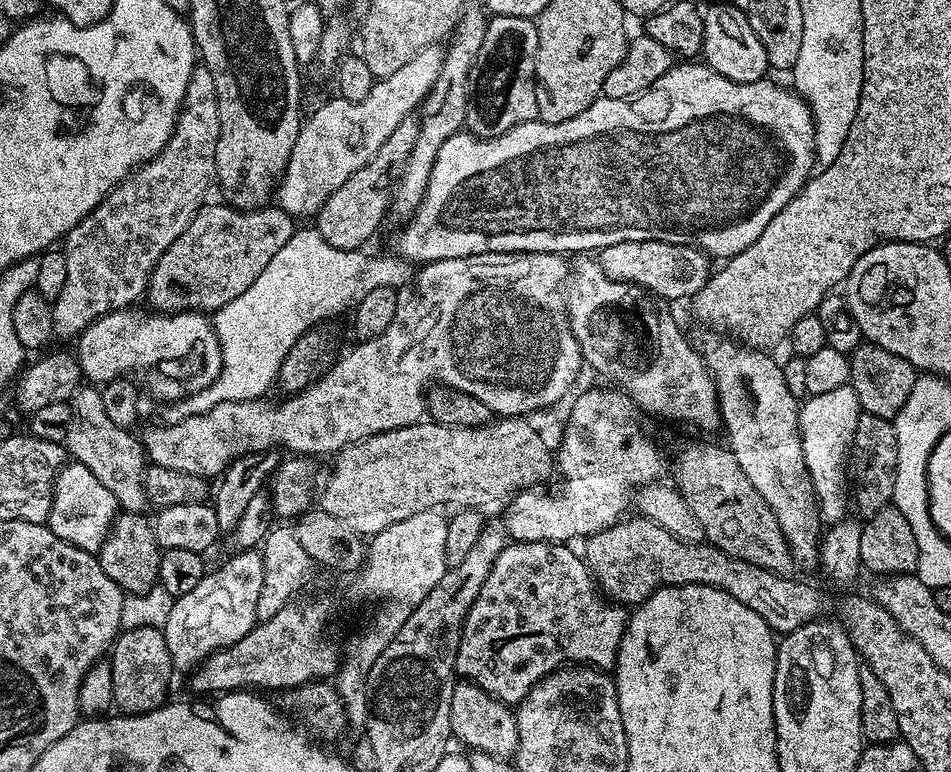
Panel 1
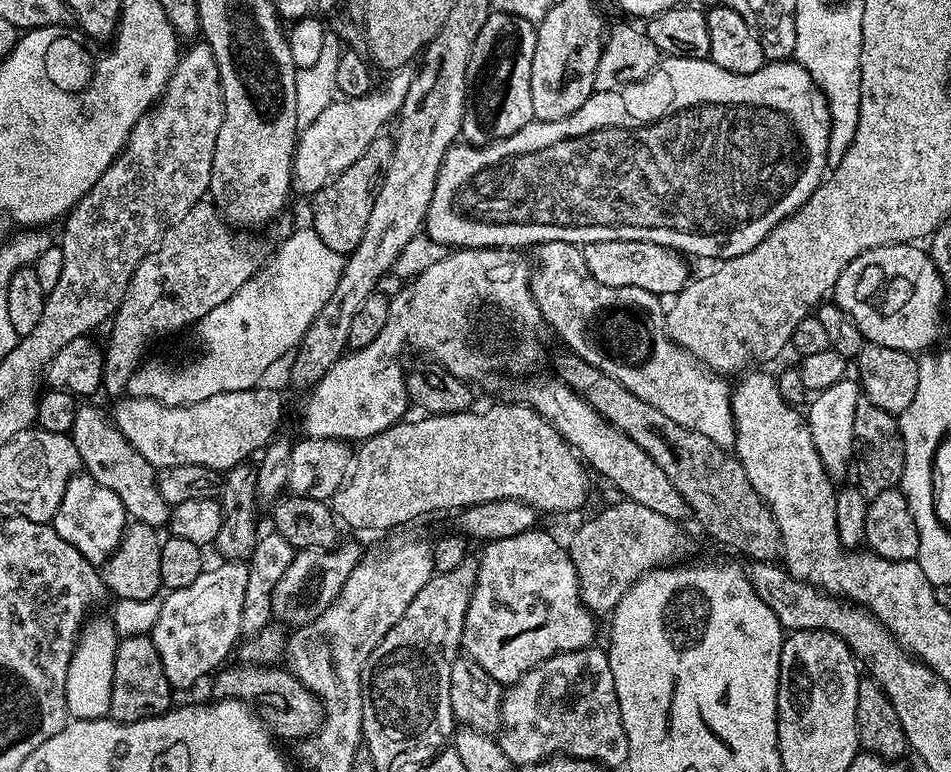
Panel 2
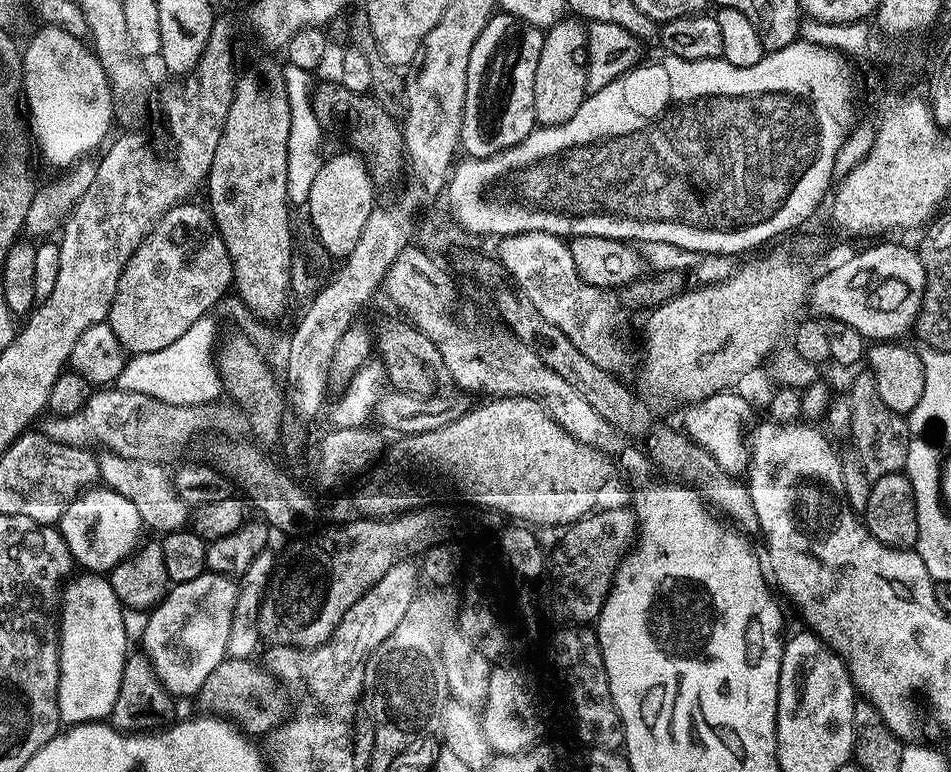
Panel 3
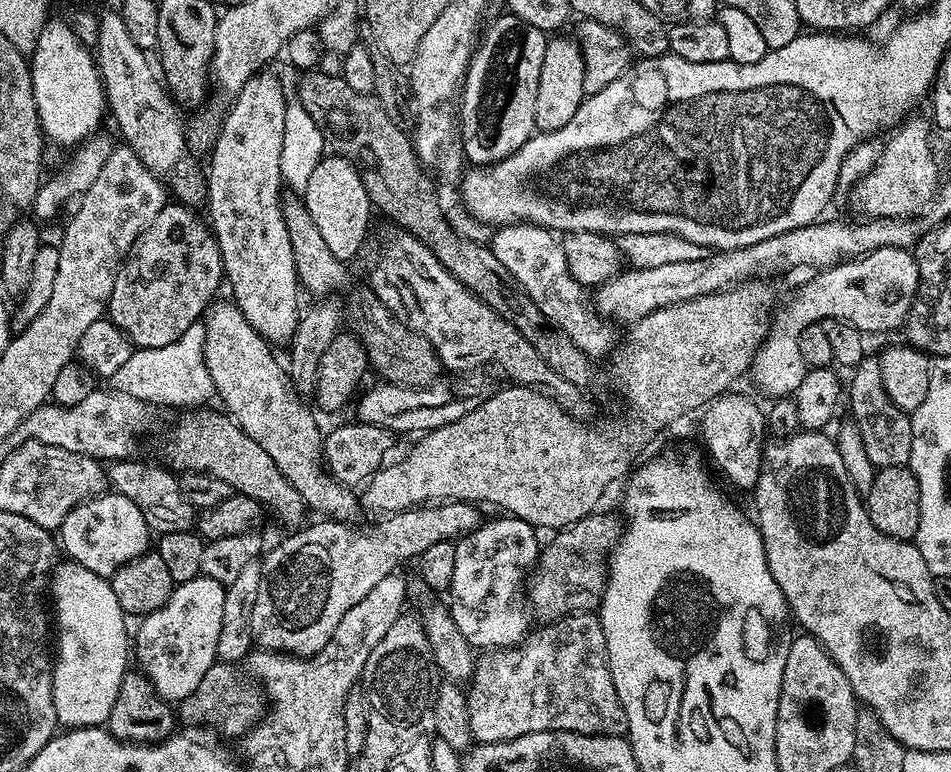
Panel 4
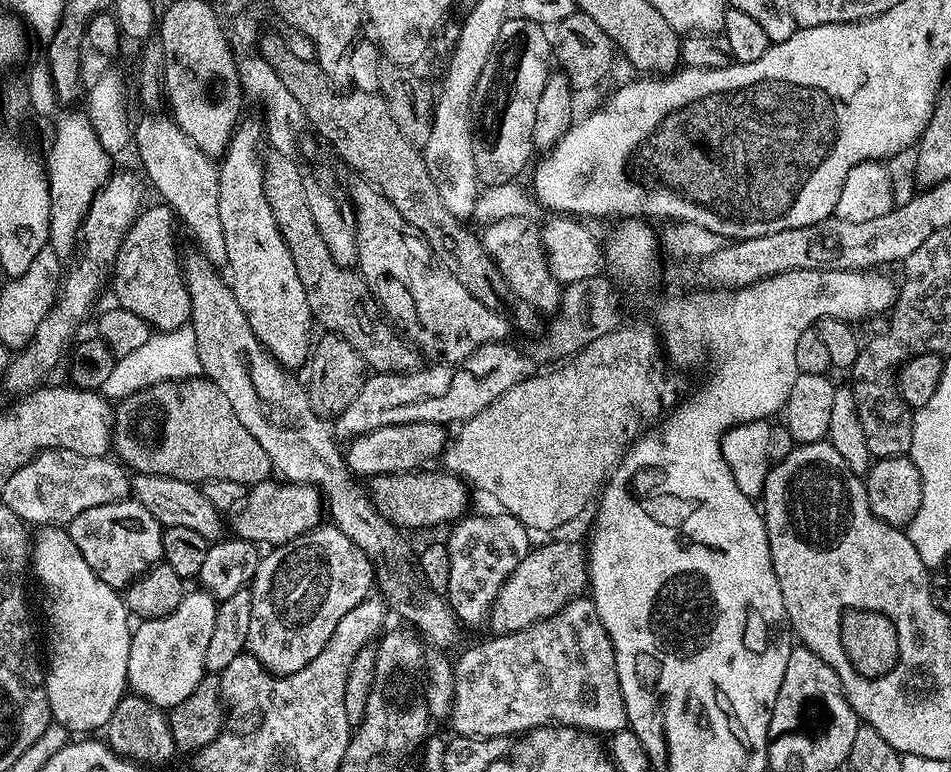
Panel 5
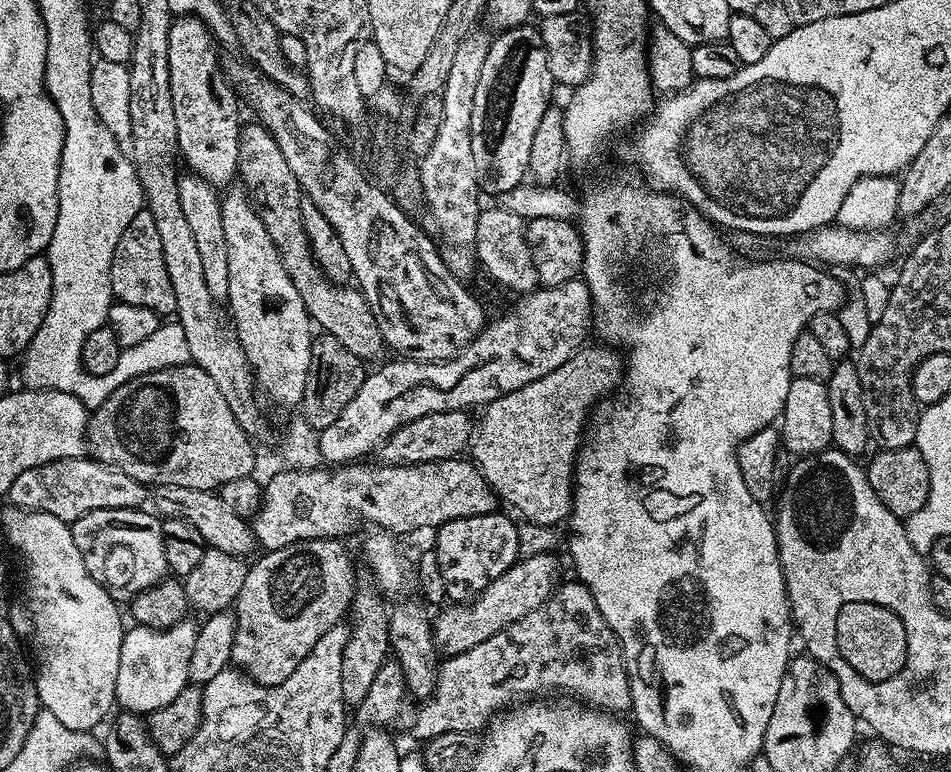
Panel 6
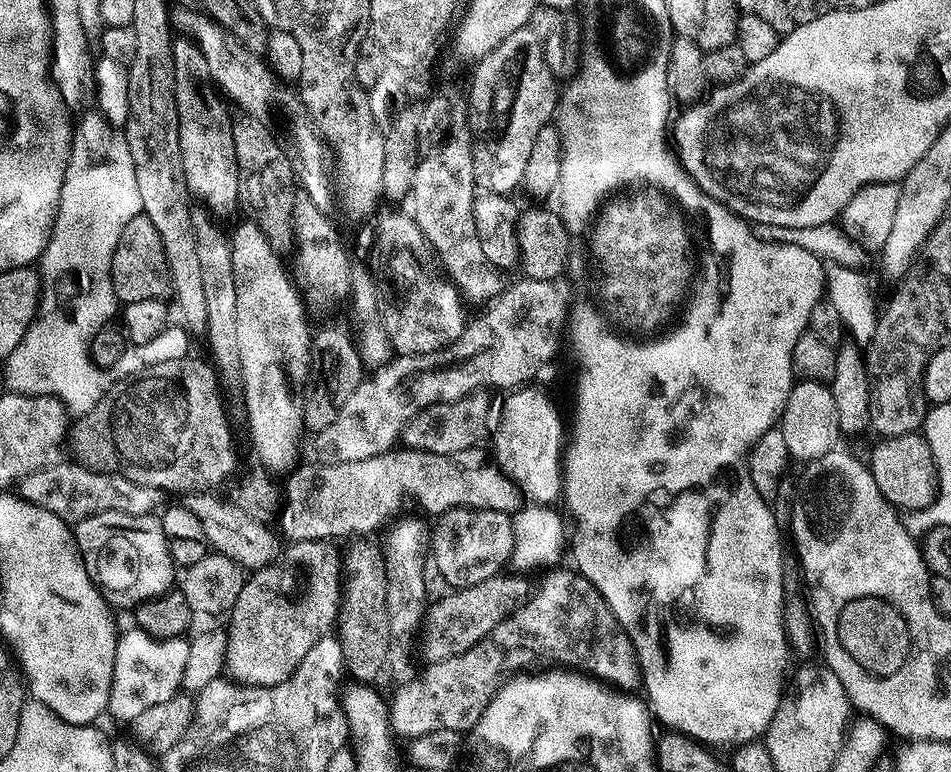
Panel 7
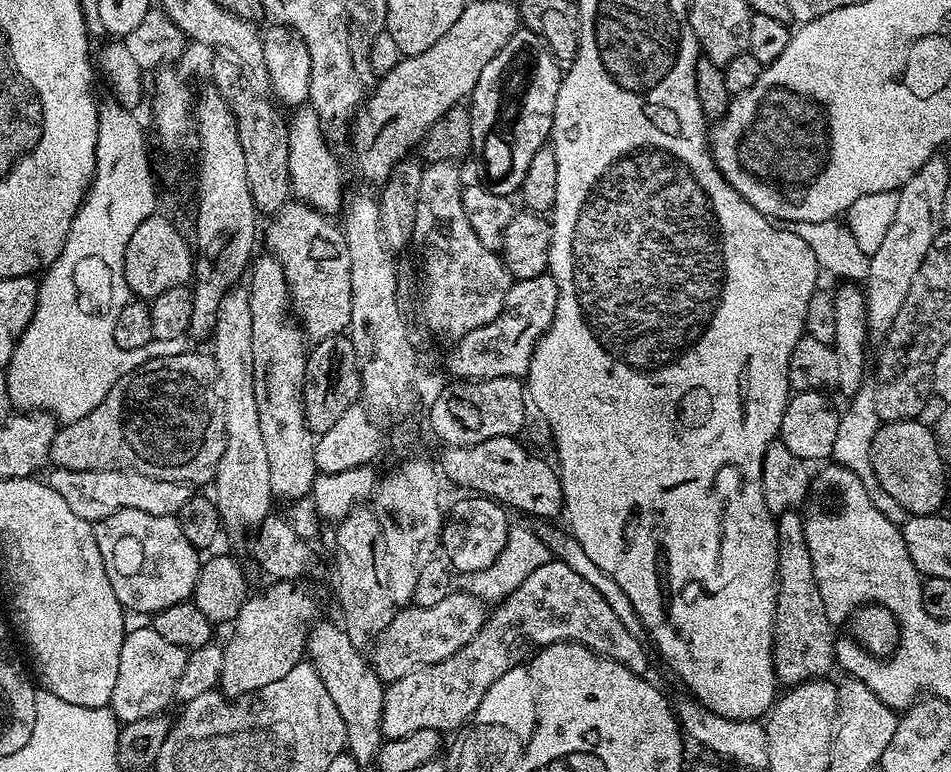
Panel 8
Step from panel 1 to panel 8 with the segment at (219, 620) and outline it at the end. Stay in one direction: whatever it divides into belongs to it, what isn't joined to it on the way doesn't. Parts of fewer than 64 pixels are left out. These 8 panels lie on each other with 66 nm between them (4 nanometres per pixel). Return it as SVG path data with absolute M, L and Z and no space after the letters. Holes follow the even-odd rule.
M150 628L134 630L125 635L122 654L118 658L118 682L114 682L114 694L110 705L116 719L124 724L136 719L159 716L168 703L176 700L176 687L182 669L186 667L188 652L166 642L162 634Z

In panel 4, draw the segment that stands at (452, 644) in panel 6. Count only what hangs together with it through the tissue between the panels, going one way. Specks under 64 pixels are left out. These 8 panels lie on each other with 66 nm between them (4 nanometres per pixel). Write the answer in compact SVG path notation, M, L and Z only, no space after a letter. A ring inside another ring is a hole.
M603 510L592 512L570 527L557 531L553 535L556 537L541 547L535 567L526 580L526 596L532 615L541 625L599 609L608 581L608 561L612 549L620 543L622 520L619 515L616 516Z

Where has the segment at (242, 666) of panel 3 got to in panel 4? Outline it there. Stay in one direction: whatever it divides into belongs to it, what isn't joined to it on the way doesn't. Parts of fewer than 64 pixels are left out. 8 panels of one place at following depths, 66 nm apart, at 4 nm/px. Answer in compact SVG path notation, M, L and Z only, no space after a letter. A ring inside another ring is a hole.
M219 661L206 670L205 677L198 684L198 689L186 699L179 701L176 713L185 727L210 727L220 730L221 735L232 738L243 737L250 729L267 715L267 693L251 679L242 678L233 663Z

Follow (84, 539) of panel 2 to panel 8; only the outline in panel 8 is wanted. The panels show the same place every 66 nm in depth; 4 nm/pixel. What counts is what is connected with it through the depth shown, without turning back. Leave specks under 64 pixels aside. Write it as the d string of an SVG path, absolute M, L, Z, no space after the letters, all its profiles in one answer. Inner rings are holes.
M118 510L95 521L94 531L102 562L106 566L106 578L110 578L110 586L114 586L114 594L125 610L155 614L166 610L166 606L185 603L195 593L202 556L180 529L176 516L155 516L142 510Z

